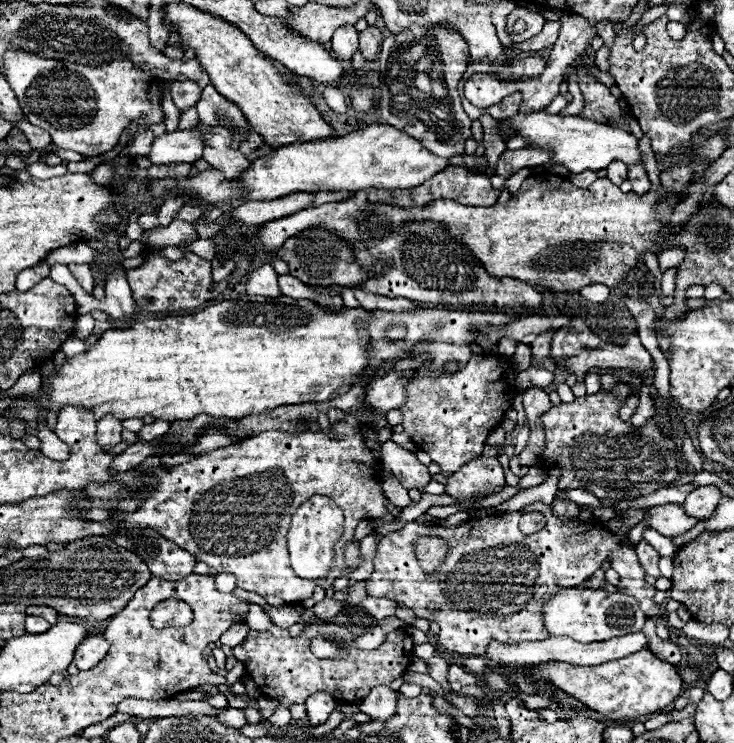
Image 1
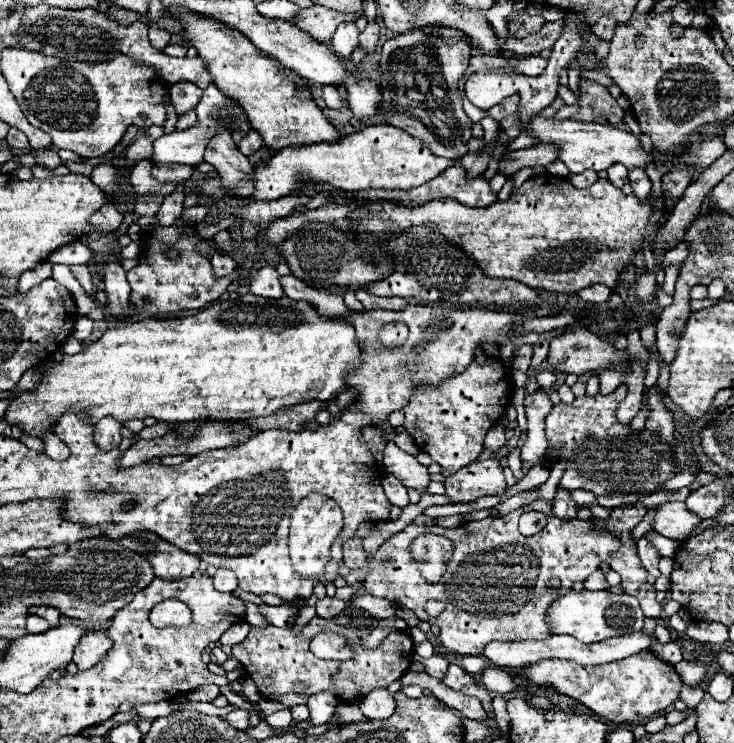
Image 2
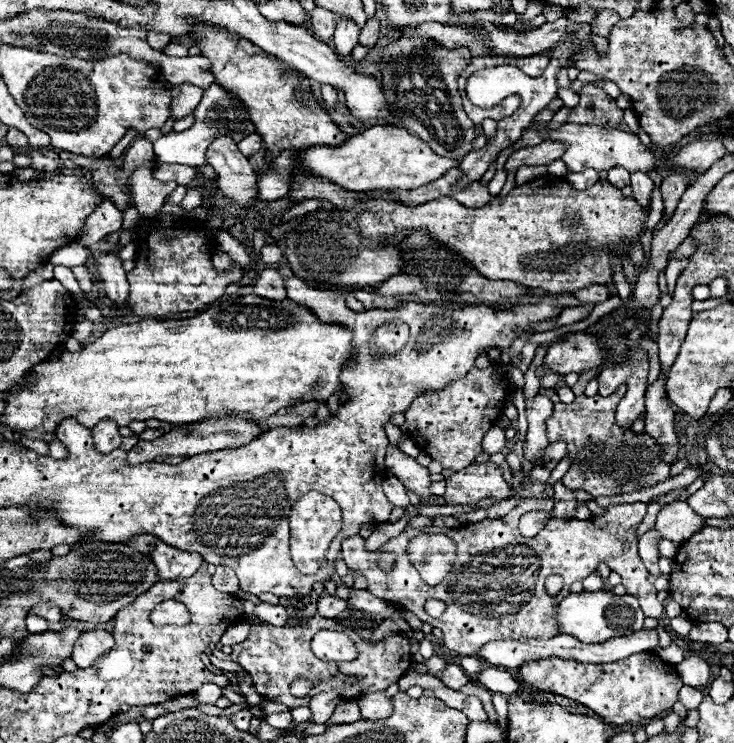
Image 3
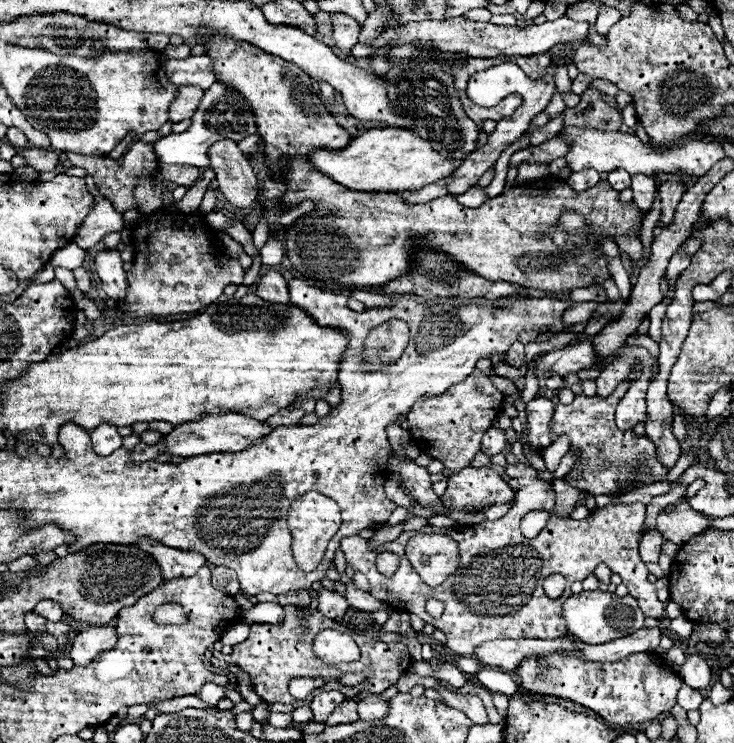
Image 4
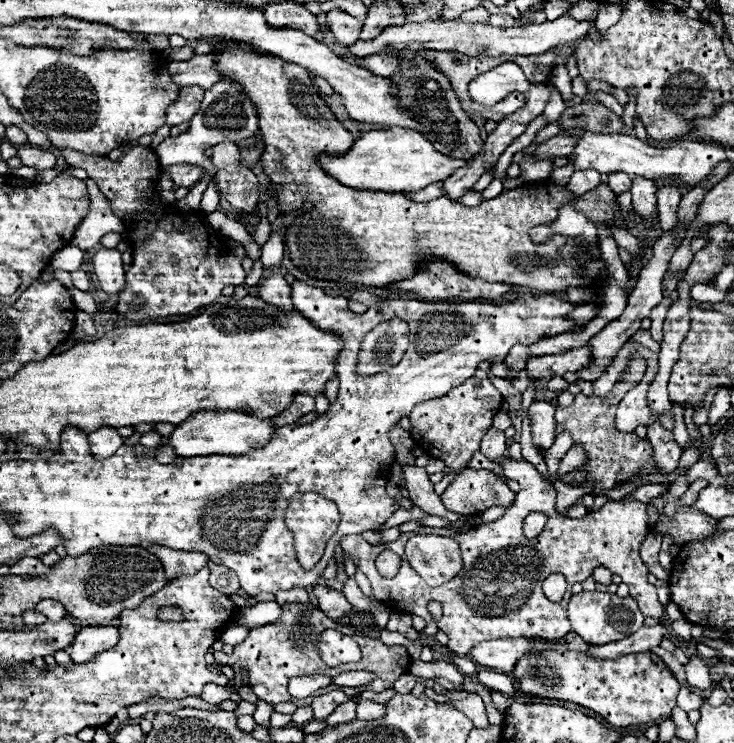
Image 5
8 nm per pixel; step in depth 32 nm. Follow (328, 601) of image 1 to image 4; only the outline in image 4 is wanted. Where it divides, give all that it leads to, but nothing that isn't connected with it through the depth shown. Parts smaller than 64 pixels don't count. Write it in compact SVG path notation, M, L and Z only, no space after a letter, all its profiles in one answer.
M320 588L320 590L316 590L316 594L318 594L318 610L324 612L324 616L338 618L350 610L350 604L346 602L346 598L334 590Z

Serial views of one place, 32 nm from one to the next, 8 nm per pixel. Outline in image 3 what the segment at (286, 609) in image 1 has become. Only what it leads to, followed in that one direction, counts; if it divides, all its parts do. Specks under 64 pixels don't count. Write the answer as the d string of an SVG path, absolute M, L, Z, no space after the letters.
M260 602L256 604L254 608L254 618L258 618L260 622L266 622L266 624L274 624L274 626L280 626L286 622L286 608L280 606L280 604L268 604L268 602Z

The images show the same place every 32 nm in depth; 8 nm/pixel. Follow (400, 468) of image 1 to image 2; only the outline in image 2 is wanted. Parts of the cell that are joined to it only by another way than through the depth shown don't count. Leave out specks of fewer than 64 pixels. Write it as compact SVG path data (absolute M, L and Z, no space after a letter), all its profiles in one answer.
M394 442L386 444L384 450L384 466L390 474L394 474L398 480L408 489L418 490L420 494L428 492L430 474L426 466L422 466L414 456L402 452Z

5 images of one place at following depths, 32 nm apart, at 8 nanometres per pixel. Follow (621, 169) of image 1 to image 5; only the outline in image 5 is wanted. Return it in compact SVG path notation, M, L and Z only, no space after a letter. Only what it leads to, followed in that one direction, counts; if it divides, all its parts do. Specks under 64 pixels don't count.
M616 172L616 174L612 174L610 176L610 188L612 188L612 192L616 194L616 196L620 196L620 194L624 194L624 192L628 192L630 190L630 186L632 186L632 180L628 178L628 176L624 176L624 172Z

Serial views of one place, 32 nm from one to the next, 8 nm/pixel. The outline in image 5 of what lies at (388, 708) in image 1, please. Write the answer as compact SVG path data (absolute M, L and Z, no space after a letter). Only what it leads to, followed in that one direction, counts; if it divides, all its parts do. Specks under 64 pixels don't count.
M360 700L356 706L356 718L358 720L378 720L384 716L384 704L376 704L372 700Z

